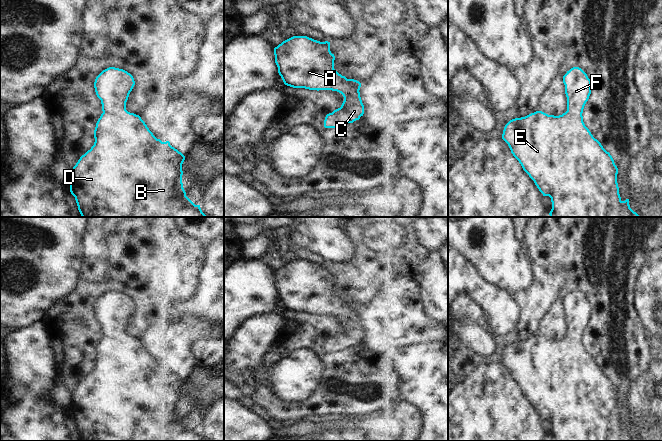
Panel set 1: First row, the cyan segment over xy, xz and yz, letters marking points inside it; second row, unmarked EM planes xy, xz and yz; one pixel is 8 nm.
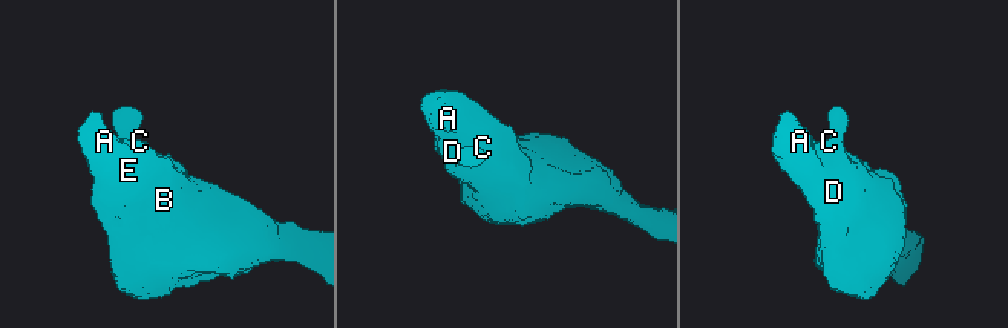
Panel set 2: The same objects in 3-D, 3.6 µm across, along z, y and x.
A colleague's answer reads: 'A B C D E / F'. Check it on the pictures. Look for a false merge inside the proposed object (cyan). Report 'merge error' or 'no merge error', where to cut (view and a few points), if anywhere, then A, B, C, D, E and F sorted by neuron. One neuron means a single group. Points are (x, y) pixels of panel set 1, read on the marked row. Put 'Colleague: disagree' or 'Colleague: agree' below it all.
no merge error; cut none; groups A B C D E F
Colleague: disagree

